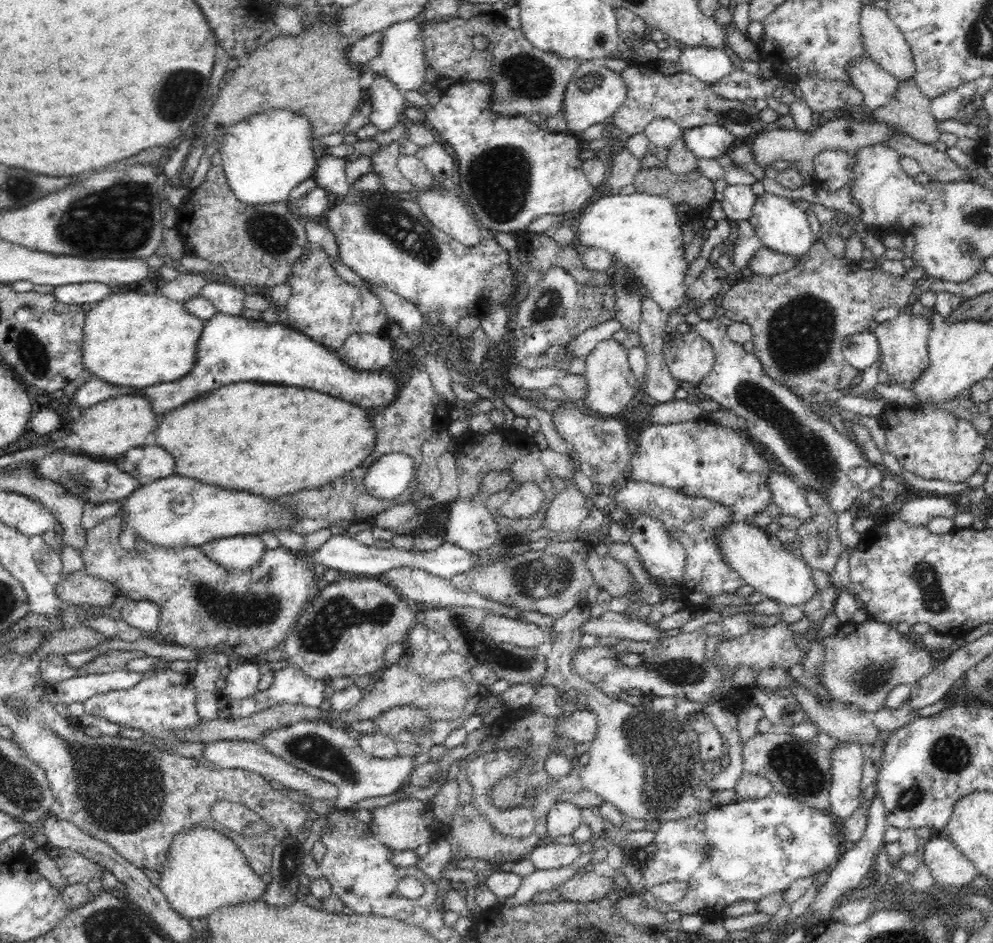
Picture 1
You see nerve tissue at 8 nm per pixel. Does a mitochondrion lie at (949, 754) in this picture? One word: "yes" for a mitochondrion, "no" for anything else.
yes

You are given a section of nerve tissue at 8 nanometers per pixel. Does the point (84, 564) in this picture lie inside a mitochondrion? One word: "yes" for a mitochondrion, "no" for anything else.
no

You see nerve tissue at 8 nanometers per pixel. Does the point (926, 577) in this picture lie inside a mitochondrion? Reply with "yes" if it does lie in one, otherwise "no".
yes

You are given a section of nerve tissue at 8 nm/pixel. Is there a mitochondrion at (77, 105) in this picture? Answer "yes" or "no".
no

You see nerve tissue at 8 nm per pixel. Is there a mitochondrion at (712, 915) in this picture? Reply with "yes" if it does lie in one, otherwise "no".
no

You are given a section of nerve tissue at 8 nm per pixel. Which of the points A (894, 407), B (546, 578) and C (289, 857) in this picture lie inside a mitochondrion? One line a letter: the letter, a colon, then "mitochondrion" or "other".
A: other
B: mitochondrion
C: mitochondrion

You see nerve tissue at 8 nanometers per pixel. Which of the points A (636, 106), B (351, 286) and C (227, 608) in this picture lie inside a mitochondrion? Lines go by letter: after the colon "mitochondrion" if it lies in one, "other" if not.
A: other
B: other
C: mitochondrion

